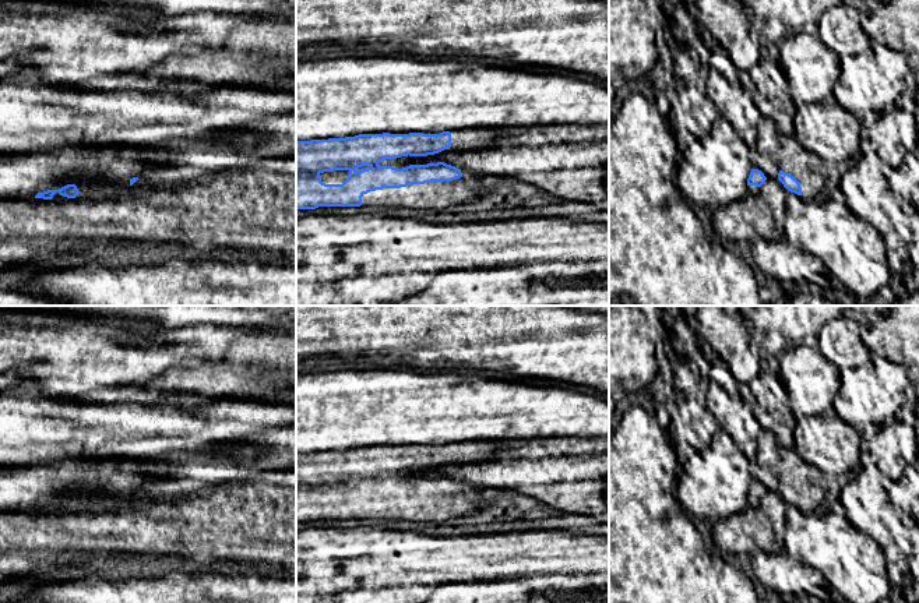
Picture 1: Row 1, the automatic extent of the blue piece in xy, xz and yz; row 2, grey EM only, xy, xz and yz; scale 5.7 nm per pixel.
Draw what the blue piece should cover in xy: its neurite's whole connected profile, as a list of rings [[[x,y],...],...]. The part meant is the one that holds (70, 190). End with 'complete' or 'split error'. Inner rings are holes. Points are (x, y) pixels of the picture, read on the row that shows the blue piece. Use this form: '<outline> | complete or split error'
[[[67,184],[59,190],[47,190],[43,193],[38,193],[35,195],[35,198],[52,200],[56,193],[59,193],[60,195],[64,195],[67,198],[75,198],[80,194],[75,184]]] | complete

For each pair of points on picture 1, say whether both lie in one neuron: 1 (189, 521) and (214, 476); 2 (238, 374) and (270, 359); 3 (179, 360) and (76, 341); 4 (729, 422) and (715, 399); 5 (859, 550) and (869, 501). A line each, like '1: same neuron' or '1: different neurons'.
1: same neuron
2: same neuron
3: same neuron
4: same neuron
5: different neurons

